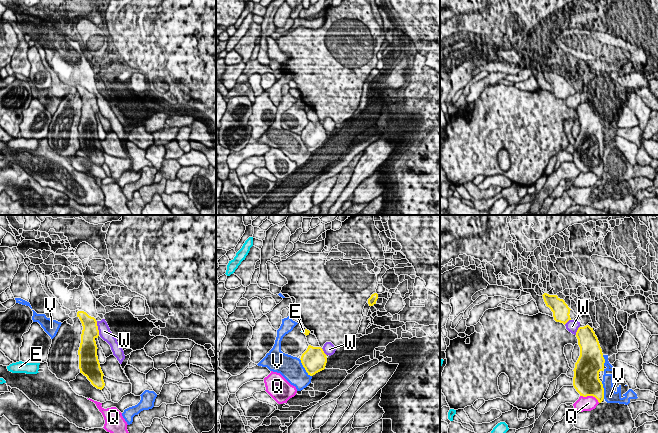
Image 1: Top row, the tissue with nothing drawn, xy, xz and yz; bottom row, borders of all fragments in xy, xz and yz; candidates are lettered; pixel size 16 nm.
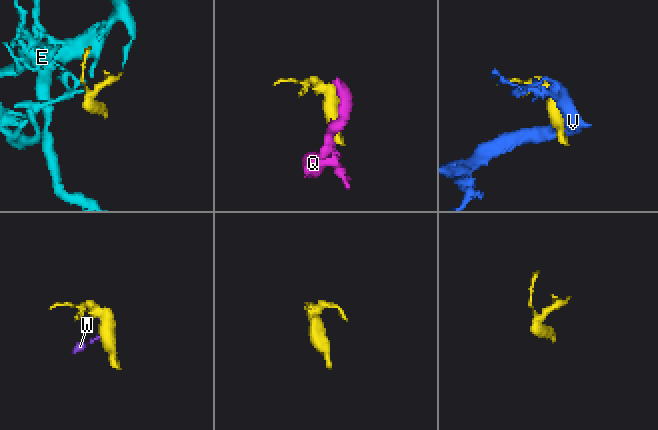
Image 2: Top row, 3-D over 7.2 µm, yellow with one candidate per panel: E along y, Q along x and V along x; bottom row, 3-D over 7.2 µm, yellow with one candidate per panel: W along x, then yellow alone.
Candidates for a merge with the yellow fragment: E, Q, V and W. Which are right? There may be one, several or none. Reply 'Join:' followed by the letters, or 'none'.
Join: none

